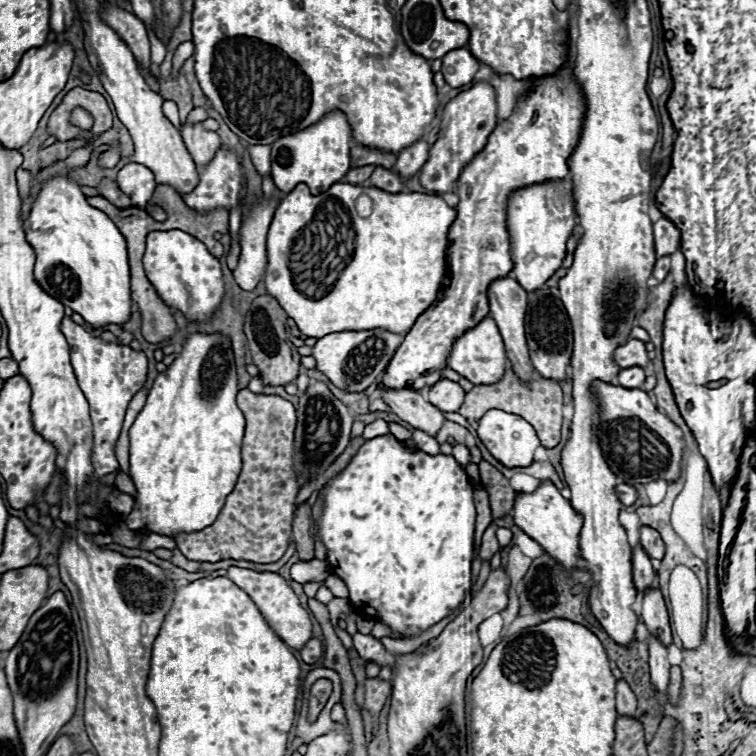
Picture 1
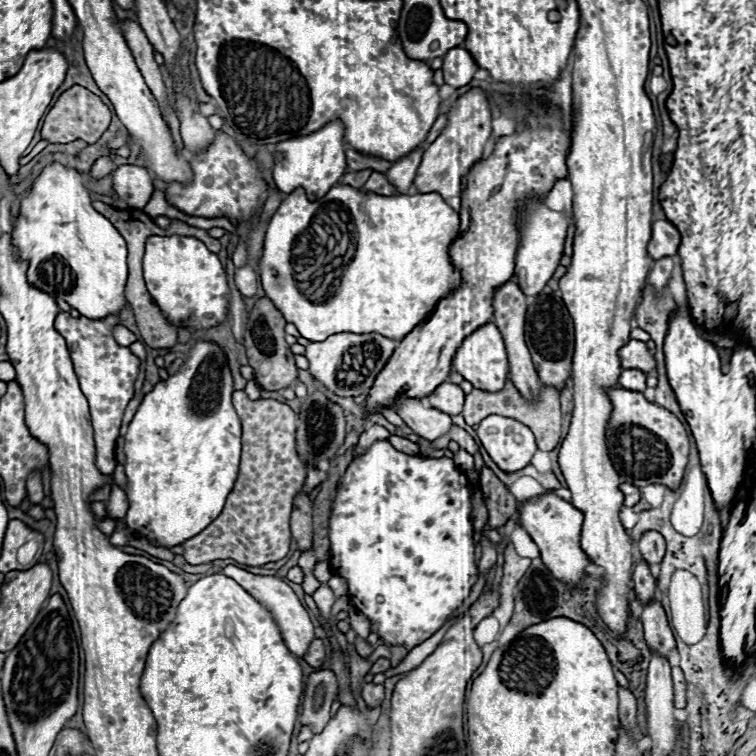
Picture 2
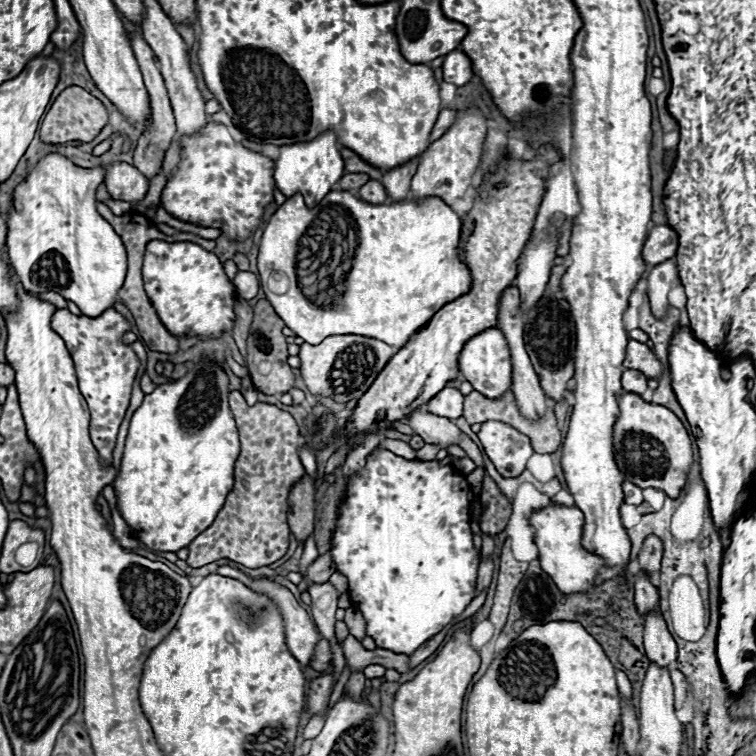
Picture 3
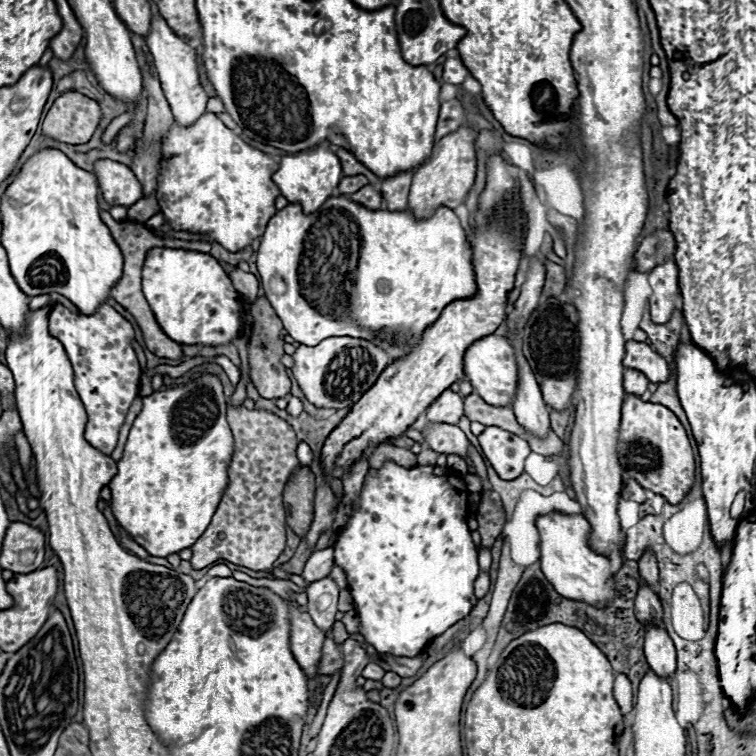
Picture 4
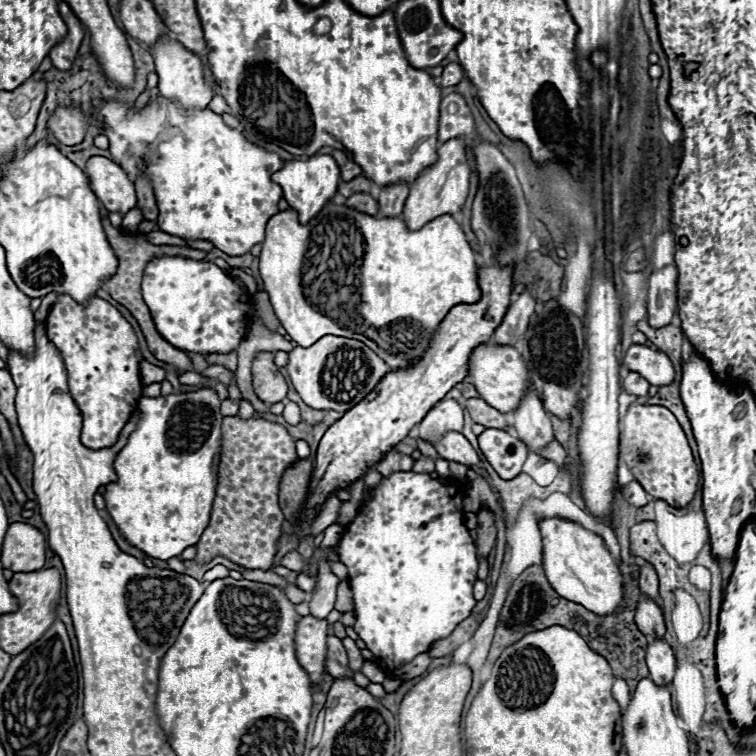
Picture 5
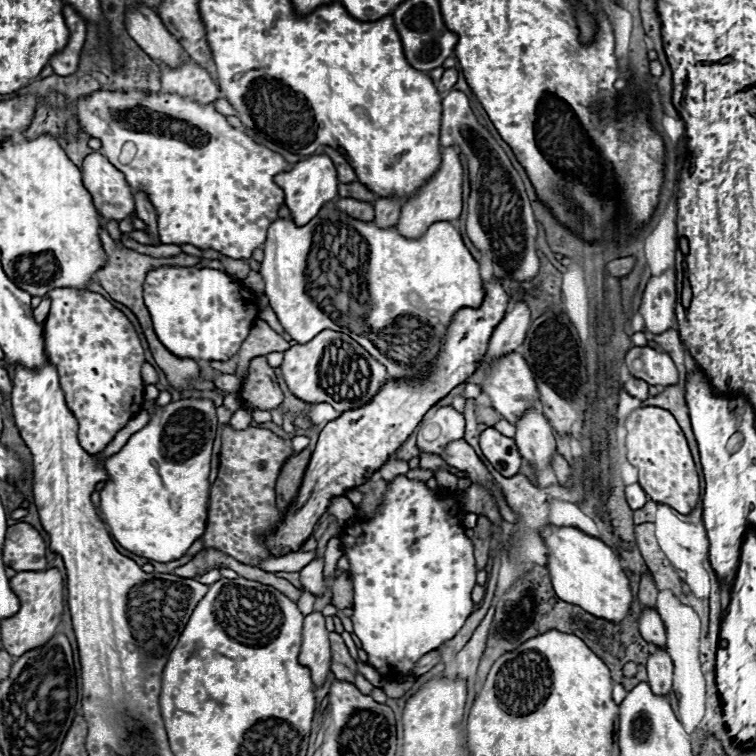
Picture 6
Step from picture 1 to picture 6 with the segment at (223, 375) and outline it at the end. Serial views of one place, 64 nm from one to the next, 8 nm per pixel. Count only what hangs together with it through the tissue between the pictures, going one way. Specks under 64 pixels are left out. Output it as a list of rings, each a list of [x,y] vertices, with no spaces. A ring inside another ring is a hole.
[[[186,398],[170,402],[168,406],[156,410],[154,418],[138,430],[126,446],[104,462],[108,480],[100,490],[98,516],[110,528],[110,534],[128,552],[152,560],[152,562],[172,562],[182,558],[192,542],[204,534],[206,528],[206,502],[208,502],[208,476],[210,476],[210,456],[216,438],[218,420],[212,400]]]

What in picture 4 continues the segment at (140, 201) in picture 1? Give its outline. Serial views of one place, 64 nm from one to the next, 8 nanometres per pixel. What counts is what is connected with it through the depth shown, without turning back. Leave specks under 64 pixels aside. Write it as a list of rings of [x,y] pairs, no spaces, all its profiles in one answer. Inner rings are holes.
[[[96,160],[94,174],[98,178],[100,192],[110,206],[130,208],[142,198],[142,186],[126,164],[112,160]]]

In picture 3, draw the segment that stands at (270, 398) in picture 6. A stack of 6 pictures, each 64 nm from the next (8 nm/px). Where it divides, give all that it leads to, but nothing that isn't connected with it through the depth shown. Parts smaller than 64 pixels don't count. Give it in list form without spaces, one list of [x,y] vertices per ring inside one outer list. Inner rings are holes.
[[[266,298],[258,300],[256,306],[254,306],[254,322],[252,322],[252,328],[250,328],[250,336],[246,340],[246,344],[248,344],[248,358],[246,360],[248,360],[248,370],[250,370],[250,376],[252,376],[254,388],[258,392],[268,394],[268,396],[290,392],[292,386],[294,386],[292,368],[286,364],[288,342],[286,342],[286,336],[282,334],[282,328],[284,328],[284,322],[274,312],[270,302]]]

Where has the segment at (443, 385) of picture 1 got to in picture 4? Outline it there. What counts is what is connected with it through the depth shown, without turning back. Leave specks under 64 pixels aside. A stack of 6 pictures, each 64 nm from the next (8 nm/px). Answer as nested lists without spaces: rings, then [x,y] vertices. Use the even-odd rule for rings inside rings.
[[[446,390],[430,408],[426,410],[426,424],[456,424],[464,416],[462,398],[452,390]]]

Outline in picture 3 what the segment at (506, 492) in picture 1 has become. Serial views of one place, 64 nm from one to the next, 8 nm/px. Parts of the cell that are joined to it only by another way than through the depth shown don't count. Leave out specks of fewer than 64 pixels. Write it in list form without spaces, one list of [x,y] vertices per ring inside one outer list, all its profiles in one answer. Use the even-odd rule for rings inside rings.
[[[490,476],[484,478],[482,484],[482,494],[480,494],[480,506],[482,506],[482,516],[480,516],[480,532],[488,536],[500,534],[510,518],[512,506],[510,502],[502,496],[498,486]]]

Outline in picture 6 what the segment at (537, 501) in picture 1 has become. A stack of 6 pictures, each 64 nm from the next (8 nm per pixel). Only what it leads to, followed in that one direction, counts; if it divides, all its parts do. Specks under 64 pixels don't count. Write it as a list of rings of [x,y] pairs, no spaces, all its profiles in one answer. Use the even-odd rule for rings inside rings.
[[[554,526],[546,528],[544,544],[548,548],[548,570],[552,578],[552,586],[556,594],[574,606],[590,612],[592,616],[604,618],[608,622],[622,622],[632,606],[630,580],[622,570],[620,558],[606,546],[602,540],[580,532],[570,526]]]

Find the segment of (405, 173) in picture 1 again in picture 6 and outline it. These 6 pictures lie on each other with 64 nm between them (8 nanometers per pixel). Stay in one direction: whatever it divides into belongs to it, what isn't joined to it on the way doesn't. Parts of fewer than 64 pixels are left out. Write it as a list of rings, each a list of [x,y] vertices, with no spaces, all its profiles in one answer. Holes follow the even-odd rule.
[[[380,198],[374,204],[374,224],[378,228],[392,228],[398,222],[402,202],[398,198]]]

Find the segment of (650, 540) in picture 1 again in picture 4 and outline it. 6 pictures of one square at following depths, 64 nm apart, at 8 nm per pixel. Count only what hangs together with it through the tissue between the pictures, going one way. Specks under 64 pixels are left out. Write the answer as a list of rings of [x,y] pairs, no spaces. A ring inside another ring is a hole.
[[[650,552],[644,554],[644,556],[638,560],[638,564],[640,564],[642,582],[654,588],[654,586],[658,584],[658,564],[656,564],[656,560],[654,560],[654,554],[650,554]]]

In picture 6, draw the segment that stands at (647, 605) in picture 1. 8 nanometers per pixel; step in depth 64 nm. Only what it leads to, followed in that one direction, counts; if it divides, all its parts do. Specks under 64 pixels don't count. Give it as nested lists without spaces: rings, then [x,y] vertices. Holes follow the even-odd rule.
[[[656,648],[648,660],[648,684],[656,696],[668,696],[672,690],[672,660],[666,650]]]

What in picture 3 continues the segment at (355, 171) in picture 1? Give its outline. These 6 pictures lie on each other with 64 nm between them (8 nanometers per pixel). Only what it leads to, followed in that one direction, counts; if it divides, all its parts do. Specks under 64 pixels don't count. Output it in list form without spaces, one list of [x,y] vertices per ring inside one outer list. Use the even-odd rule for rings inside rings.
[[[344,174],[342,178],[340,178],[340,182],[338,182],[338,188],[340,190],[350,190],[350,192],[354,192],[354,190],[358,190],[362,184],[366,184],[370,178],[366,176],[366,174]]]

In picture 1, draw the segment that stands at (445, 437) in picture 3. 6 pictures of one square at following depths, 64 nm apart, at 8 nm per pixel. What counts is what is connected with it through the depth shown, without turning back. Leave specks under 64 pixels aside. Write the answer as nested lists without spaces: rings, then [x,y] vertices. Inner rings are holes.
[[[410,388],[378,392],[378,396],[398,414],[408,426],[426,432],[428,436],[436,436],[444,426],[444,414],[434,408],[430,402],[422,398],[420,392],[410,392]]]

